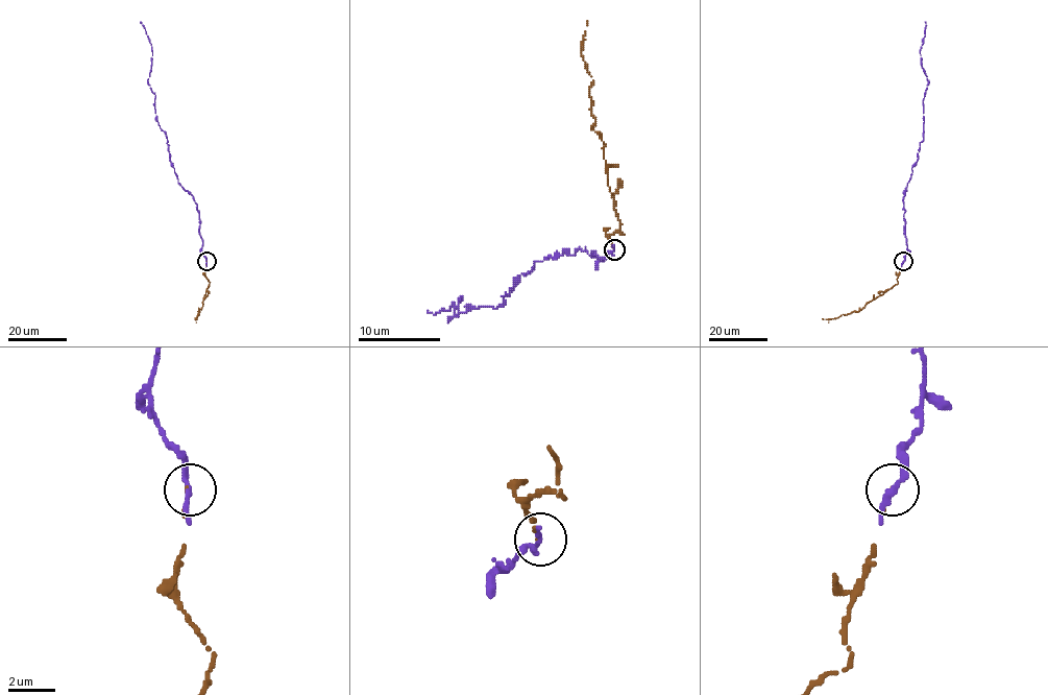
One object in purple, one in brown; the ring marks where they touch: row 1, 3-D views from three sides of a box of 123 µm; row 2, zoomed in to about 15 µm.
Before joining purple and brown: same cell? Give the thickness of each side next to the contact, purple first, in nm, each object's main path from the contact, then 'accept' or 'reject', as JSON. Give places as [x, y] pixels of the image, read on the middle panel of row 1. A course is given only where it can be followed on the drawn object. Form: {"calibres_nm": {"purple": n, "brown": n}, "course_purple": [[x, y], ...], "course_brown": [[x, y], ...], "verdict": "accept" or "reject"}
{"calibres_nm": {"purple": 240, "brown": 100}, "course_purple": [[614, 248], [534, 263], [503, 306], [447, 318], [462, 295], [428, 310]], "course_brown": [[614, 248], [610, 236], [622, 232], [604, 142], [593, 129], [593, 80], [581, 53], [587, 21]], "verdict": "accept"}

